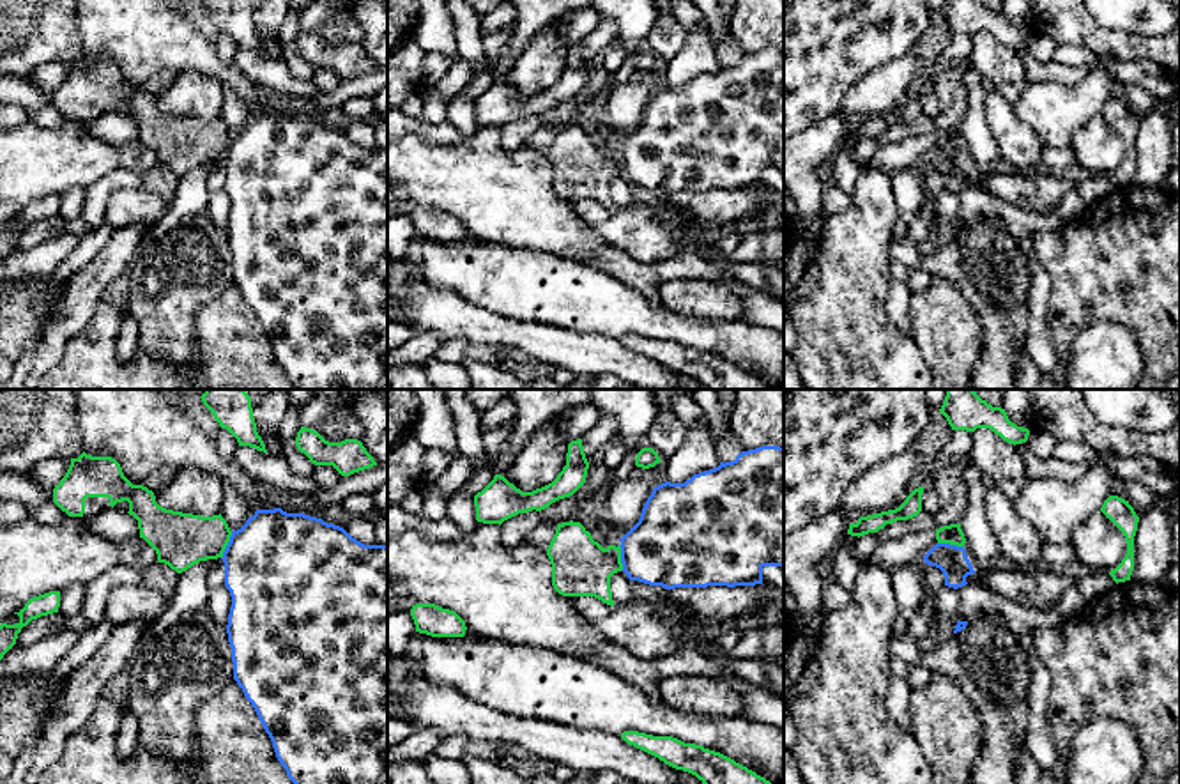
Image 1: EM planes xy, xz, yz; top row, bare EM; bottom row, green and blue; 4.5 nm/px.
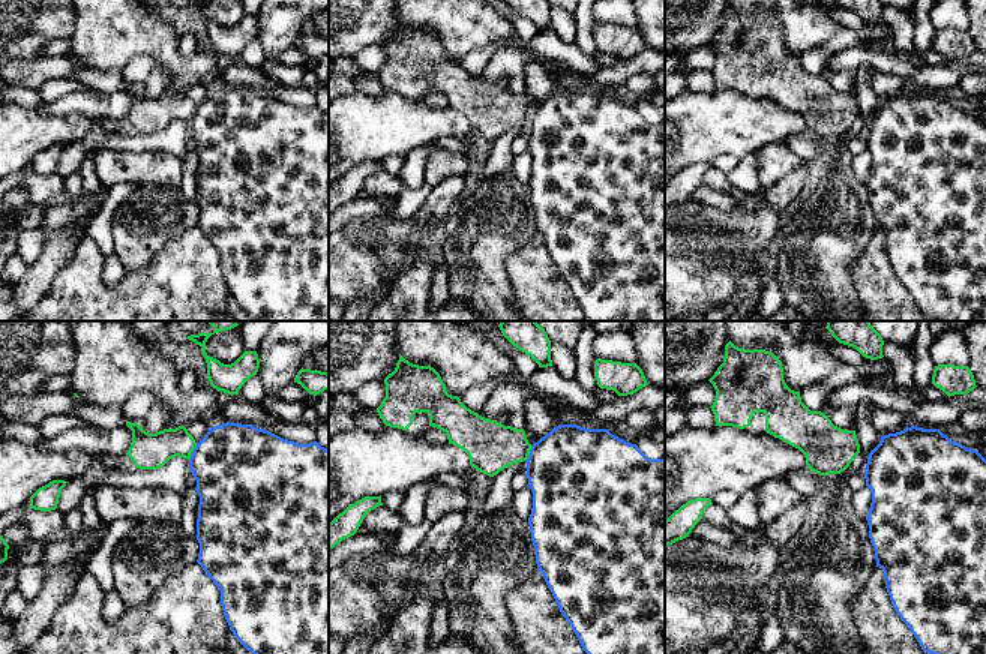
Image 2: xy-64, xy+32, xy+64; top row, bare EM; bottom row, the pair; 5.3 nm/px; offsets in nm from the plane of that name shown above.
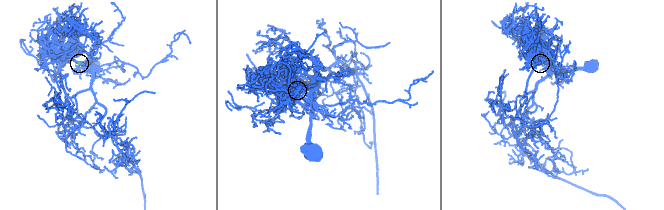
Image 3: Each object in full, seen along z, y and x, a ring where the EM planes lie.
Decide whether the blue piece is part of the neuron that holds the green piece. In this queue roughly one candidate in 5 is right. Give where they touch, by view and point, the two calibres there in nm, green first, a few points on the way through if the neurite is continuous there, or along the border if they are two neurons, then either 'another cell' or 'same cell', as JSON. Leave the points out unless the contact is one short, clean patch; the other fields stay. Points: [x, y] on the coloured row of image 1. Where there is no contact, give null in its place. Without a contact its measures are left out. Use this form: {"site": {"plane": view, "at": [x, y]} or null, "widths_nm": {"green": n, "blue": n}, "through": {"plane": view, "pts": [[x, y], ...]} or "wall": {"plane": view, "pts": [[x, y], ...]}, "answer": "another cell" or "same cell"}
{"site": {"plane": "xy", "at": [227, 544]}, "widths_nm": {"green": 260, "blue": 480}, "wall": {"plane": "xy", "pts": [[232, 531], [222, 558]]}, "answer": "another cell"}

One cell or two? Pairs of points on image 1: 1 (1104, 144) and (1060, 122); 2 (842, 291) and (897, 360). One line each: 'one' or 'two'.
1: two
2: one

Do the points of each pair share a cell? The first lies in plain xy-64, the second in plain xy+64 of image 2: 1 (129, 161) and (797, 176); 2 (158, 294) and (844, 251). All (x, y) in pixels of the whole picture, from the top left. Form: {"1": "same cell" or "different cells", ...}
{"1": "different cells", "2": "different cells"}

